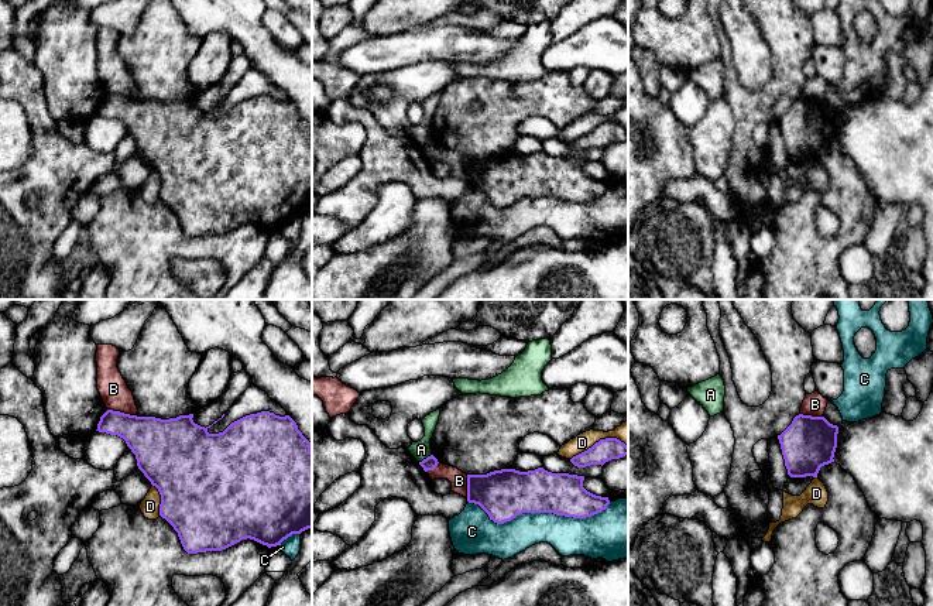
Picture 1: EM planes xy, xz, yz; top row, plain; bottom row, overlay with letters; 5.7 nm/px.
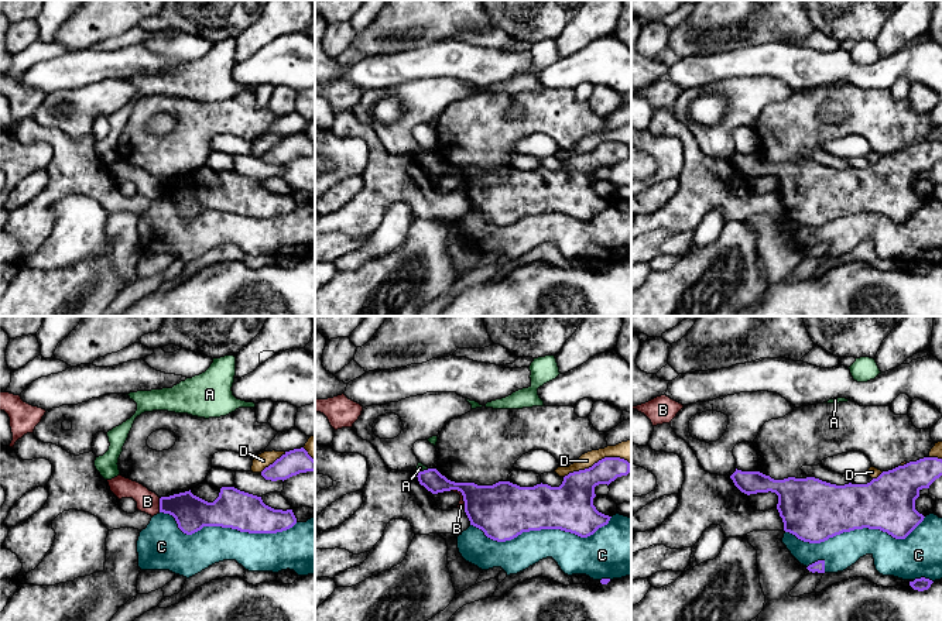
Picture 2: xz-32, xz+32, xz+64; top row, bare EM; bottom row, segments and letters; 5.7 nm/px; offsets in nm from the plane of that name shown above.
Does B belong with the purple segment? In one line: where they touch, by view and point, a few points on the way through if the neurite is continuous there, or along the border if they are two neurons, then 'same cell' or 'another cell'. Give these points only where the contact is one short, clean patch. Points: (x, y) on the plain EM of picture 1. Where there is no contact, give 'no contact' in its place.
xy (122, 96) | along xy (107, 92), (134, 99) | another cell

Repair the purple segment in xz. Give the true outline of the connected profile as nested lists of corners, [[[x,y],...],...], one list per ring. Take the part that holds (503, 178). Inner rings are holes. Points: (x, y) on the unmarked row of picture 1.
[[[543,151],[467,158],[467,185],[478,188],[497,208],[522,196],[586,202],[606,194],[610,184],[587,175],[583,164],[584,160],[552,157]]]

